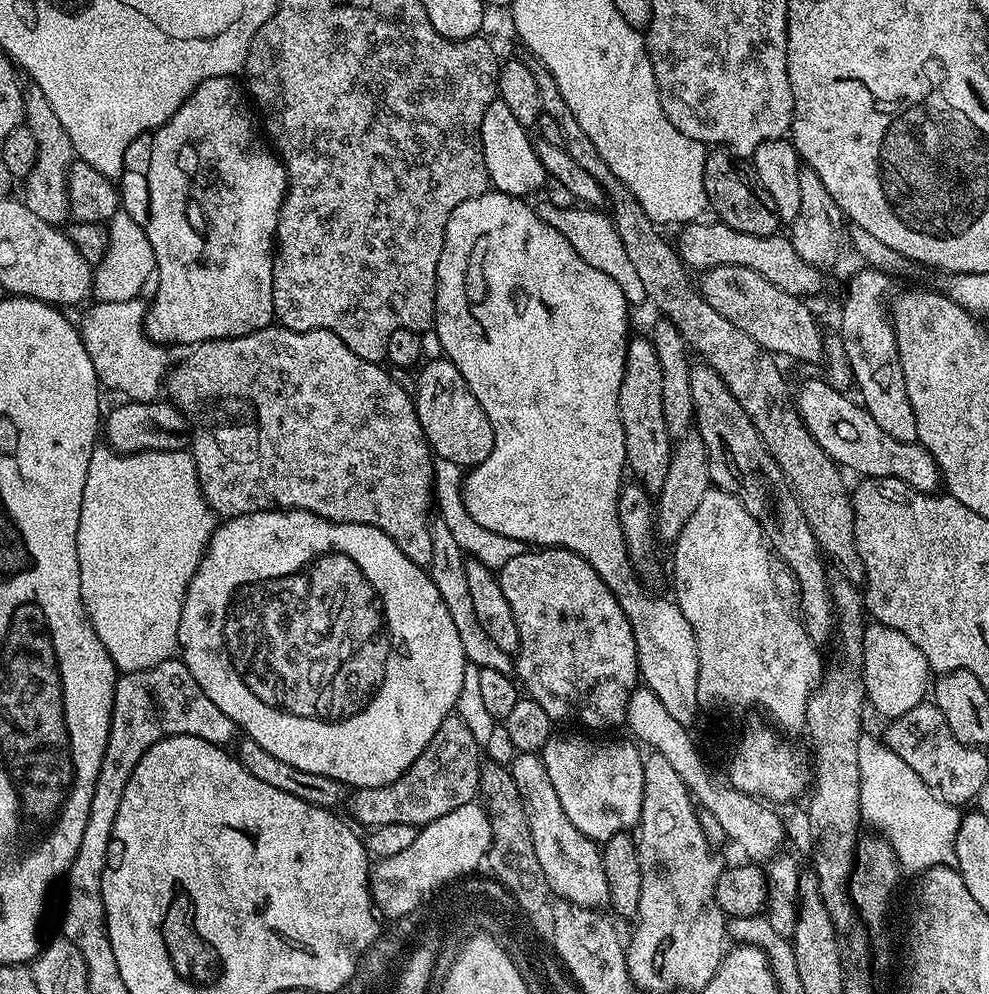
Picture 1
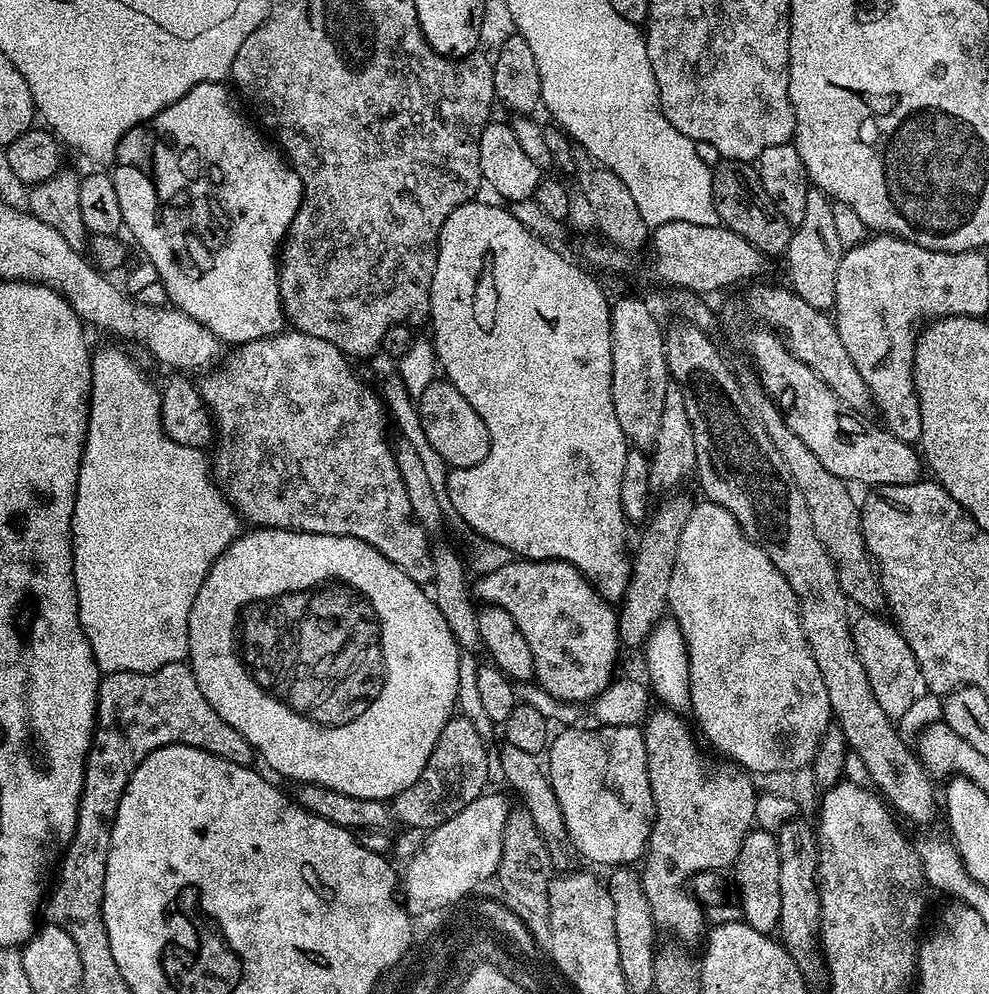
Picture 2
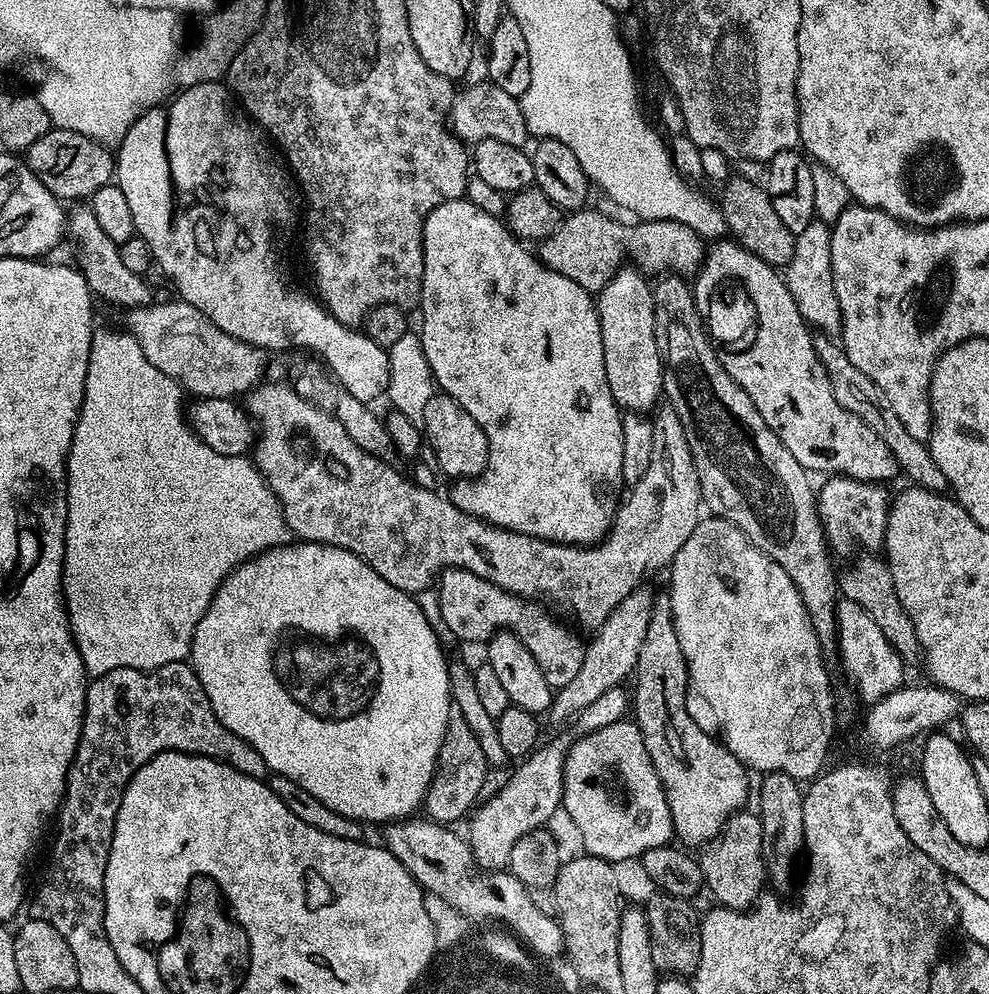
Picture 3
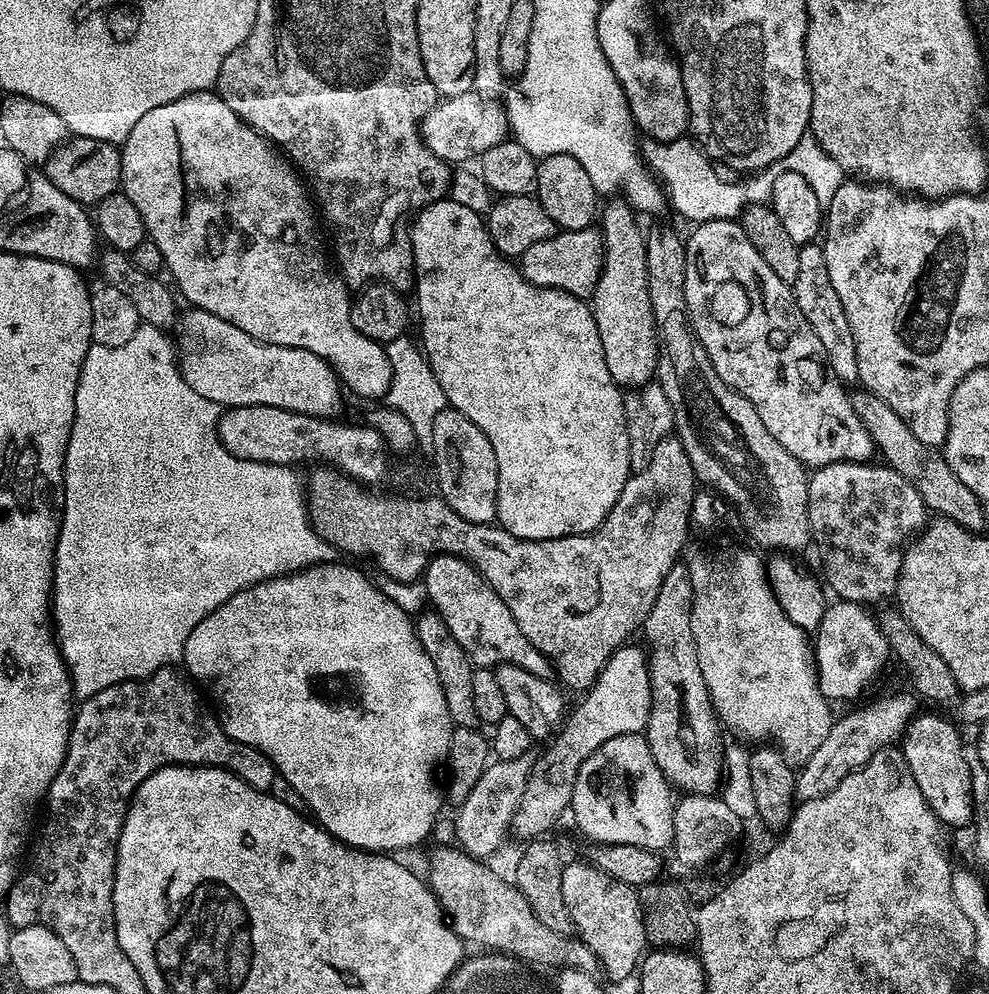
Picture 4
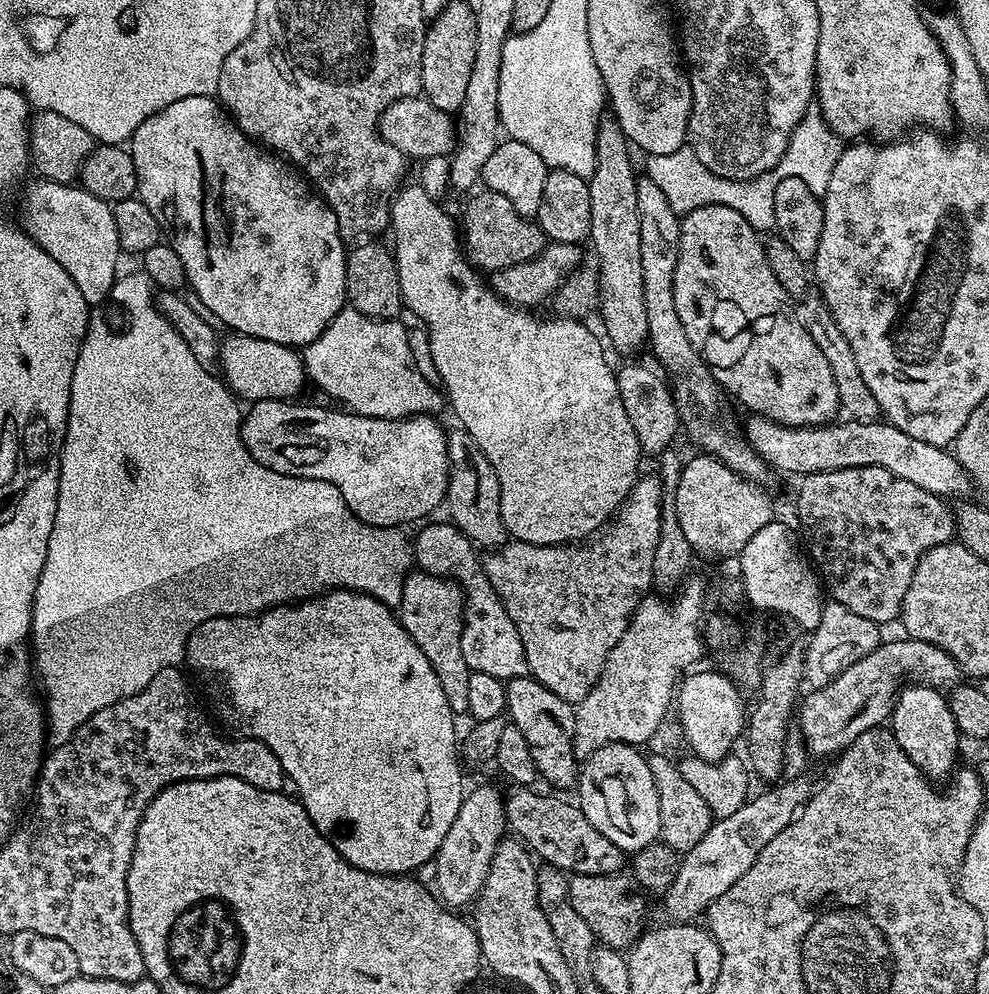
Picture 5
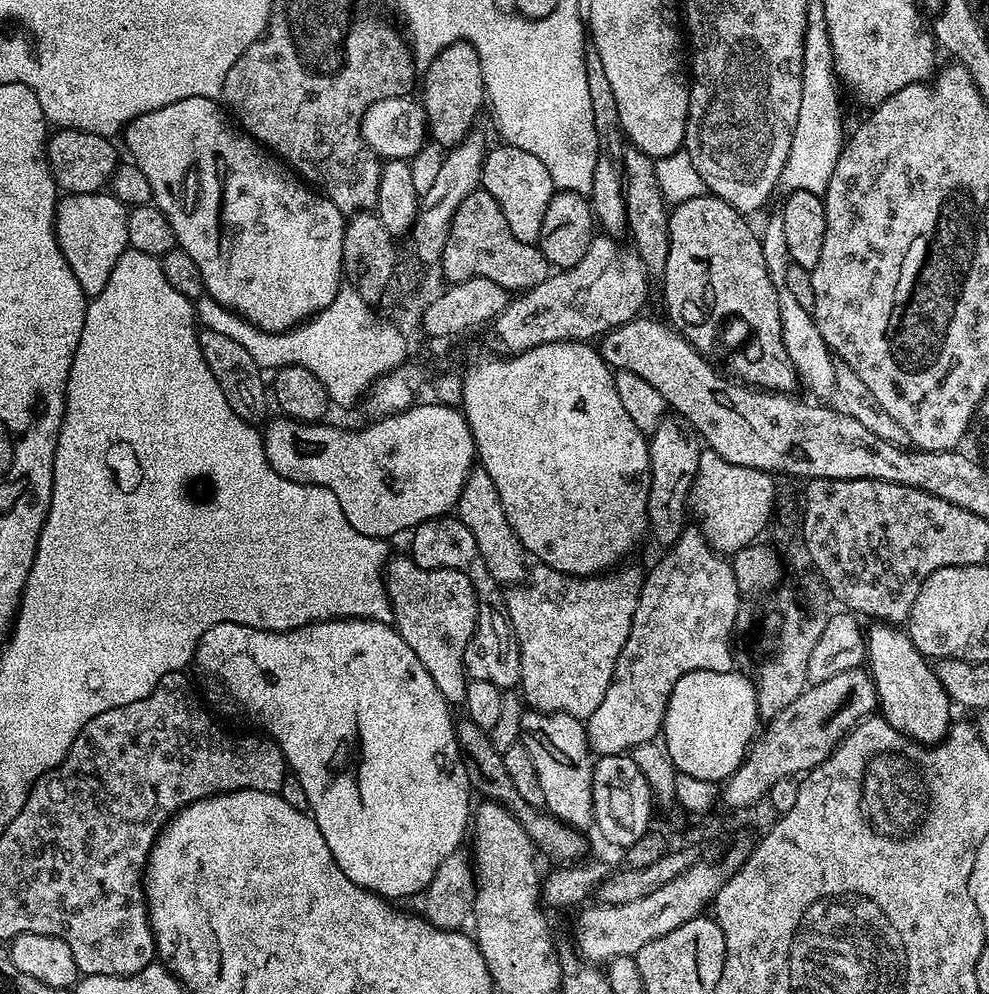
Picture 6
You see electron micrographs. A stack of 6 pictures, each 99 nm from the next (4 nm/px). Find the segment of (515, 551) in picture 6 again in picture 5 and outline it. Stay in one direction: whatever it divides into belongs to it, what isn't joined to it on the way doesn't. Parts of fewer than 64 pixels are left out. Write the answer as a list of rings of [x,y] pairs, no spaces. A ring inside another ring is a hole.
[[[453,427],[448,437],[448,495],[446,509],[451,523],[462,533],[467,540],[472,541],[480,550],[495,550],[509,539],[507,528],[502,522],[500,513],[500,487],[498,474],[494,474],[494,466],[478,450],[478,442],[470,438],[470,434],[463,428]]]

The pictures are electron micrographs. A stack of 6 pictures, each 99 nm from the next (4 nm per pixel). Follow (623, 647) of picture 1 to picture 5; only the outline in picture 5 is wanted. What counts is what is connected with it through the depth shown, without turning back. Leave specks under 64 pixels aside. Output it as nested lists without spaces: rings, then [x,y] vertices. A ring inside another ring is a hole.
[[[451,522],[445,524],[425,523],[420,533],[414,536],[414,564],[419,571],[429,572],[435,576],[441,576],[446,580],[453,580],[455,584],[464,591],[464,629],[462,630],[462,658],[466,658],[466,666],[473,672],[491,674],[493,678],[498,678],[505,682],[529,675],[528,663],[522,650],[522,638],[518,634],[516,624],[506,614],[506,606],[498,598],[494,586],[486,578],[482,567],[482,556],[472,541],[465,536]]]

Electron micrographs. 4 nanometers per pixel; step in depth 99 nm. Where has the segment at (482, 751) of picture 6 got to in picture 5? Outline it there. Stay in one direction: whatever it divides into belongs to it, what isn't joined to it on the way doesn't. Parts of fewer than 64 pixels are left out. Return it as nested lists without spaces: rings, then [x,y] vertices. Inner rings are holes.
[[[516,786],[513,792],[503,797],[507,827],[543,863],[560,869],[572,876],[585,876],[586,874],[606,874],[615,876],[625,867],[626,853],[623,848],[614,846],[602,830],[594,830],[590,818],[580,808],[579,803],[567,804],[556,796],[543,796],[540,792],[532,792],[531,787]]]

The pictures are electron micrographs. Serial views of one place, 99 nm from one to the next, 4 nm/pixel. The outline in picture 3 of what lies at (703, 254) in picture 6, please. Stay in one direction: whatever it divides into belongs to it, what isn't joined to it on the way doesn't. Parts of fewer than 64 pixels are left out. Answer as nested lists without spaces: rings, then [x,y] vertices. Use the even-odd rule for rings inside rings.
[[[724,238],[707,249],[704,262],[694,277],[694,295],[708,339],[712,341],[726,374],[730,374],[730,378],[746,390],[766,426],[778,434],[782,446],[798,458],[804,469],[812,474],[824,472],[873,482],[889,482],[898,476],[900,467],[894,454],[890,454],[890,446],[886,446],[886,442],[882,442],[882,438],[878,438],[878,434],[874,434],[862,418],[838,406],[828,372],[816,357],[810,326],[802,314],[798,314],[798,306],[794,306],[794,298],[790,298],[790,290],[784,285],[783,275],[777,269],[747,252],[735,240]]]

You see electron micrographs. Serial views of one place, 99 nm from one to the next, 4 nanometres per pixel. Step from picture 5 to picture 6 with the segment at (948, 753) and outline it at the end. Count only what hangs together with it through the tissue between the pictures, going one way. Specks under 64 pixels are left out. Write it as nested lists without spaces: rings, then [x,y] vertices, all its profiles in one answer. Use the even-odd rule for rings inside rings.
[[[883,622],[871,627],[866,632],[866,668],[876,683],[879,715],[918,744],[939,744],[953,723],[954,705],[938,682],[935,667],[916,649],[907,631]]]

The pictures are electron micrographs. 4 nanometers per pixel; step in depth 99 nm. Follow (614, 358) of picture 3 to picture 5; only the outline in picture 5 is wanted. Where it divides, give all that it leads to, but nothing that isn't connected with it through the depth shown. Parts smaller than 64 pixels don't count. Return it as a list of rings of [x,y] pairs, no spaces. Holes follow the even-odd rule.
[[[604,114],[600,117],[600,125],[596,131],[596,165],[594,166],[594,174],[587,177],[589,192],[590,192],[590,243],[596,247],[596,260],[600,263],[598,267],[598,279],[600,281],[600,302],[598,305],[598,316],[604,319],[603,335],[608,335],[607,343],[617,348],[620,352],[636,352],[640,347],[645,347],[648,338],[648,319],[646,318],[646,294],[642,294],[642,222],[640,221],[640,211],[638,210],[638,186],[636,185],[638,173],[632,165],[632,156],[628,153],[630,142],[624,136],[622,126],[616,120],[616,117],[611,114]]]

